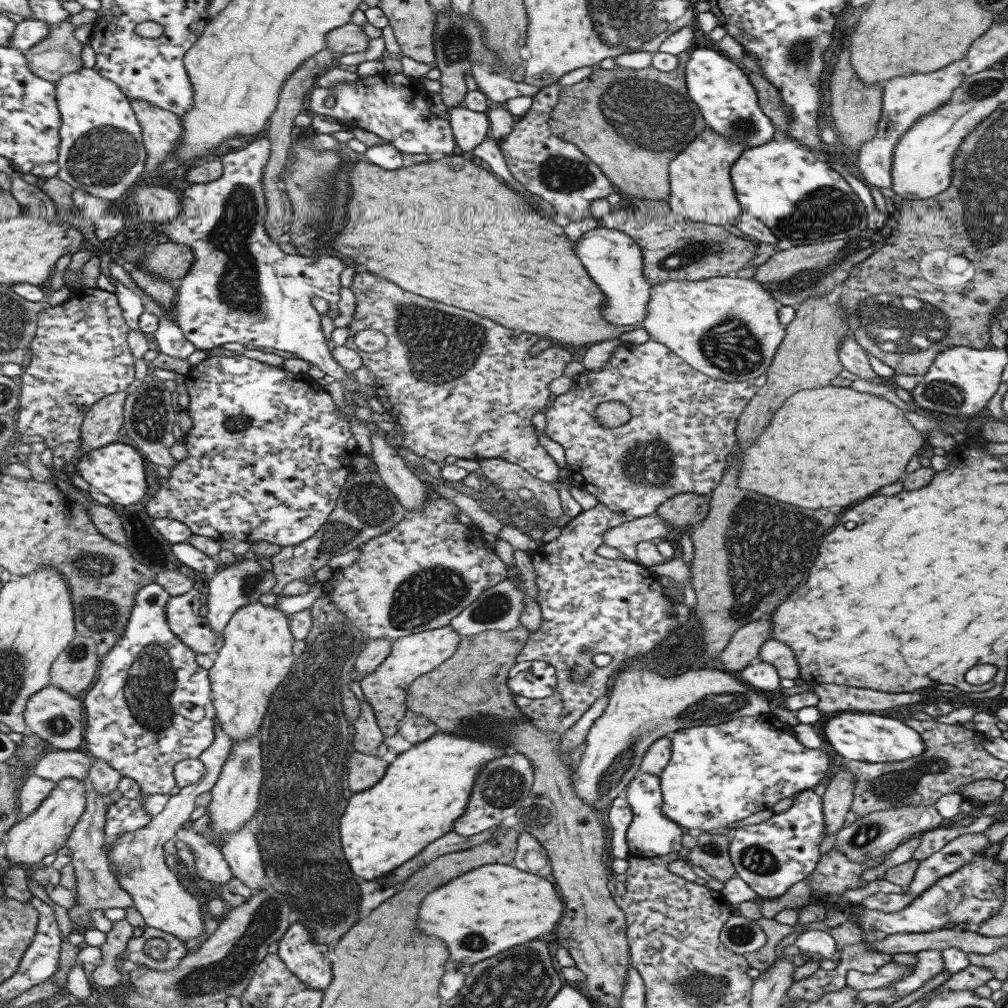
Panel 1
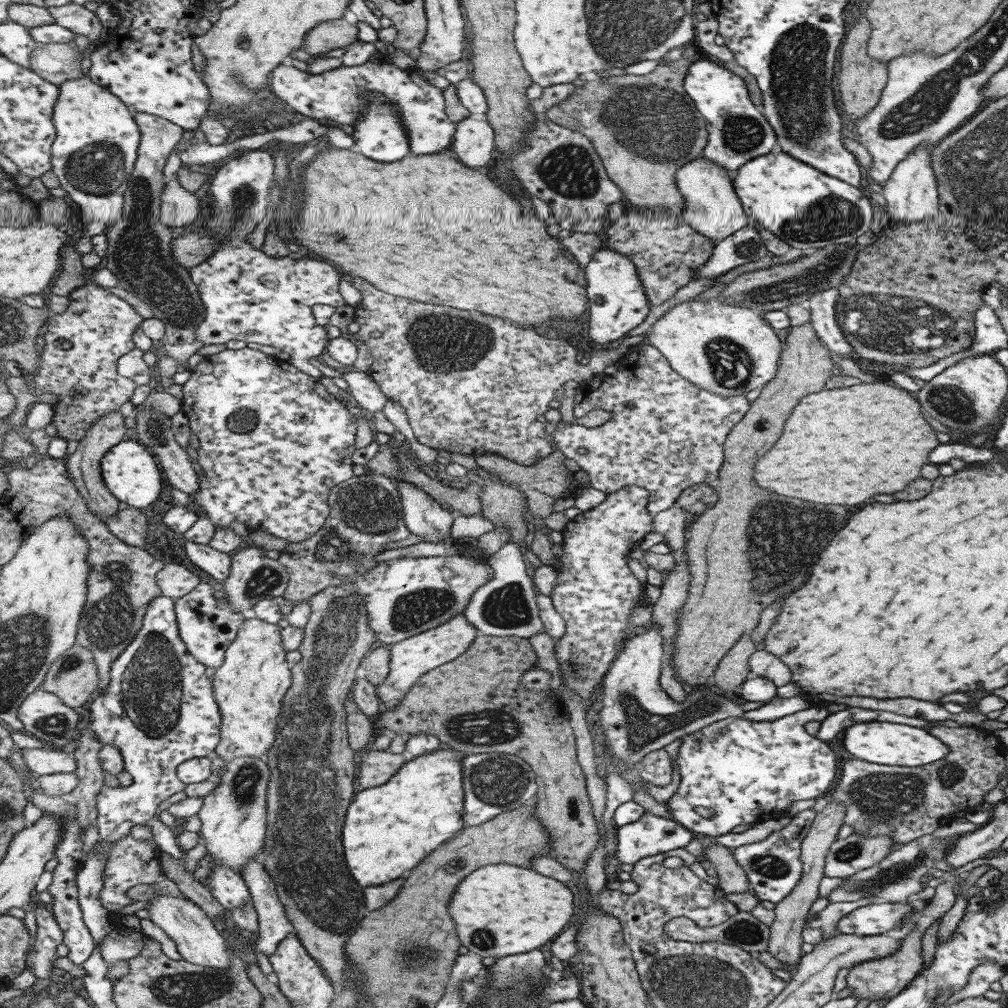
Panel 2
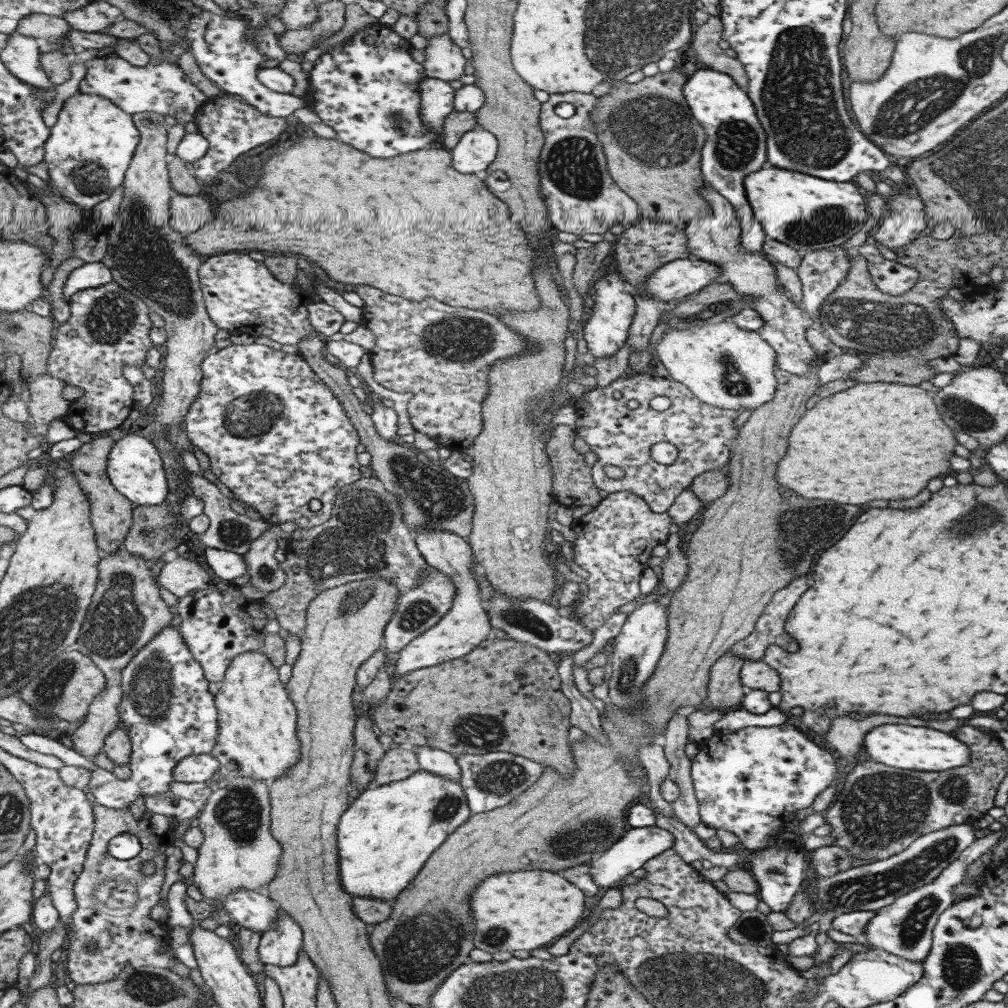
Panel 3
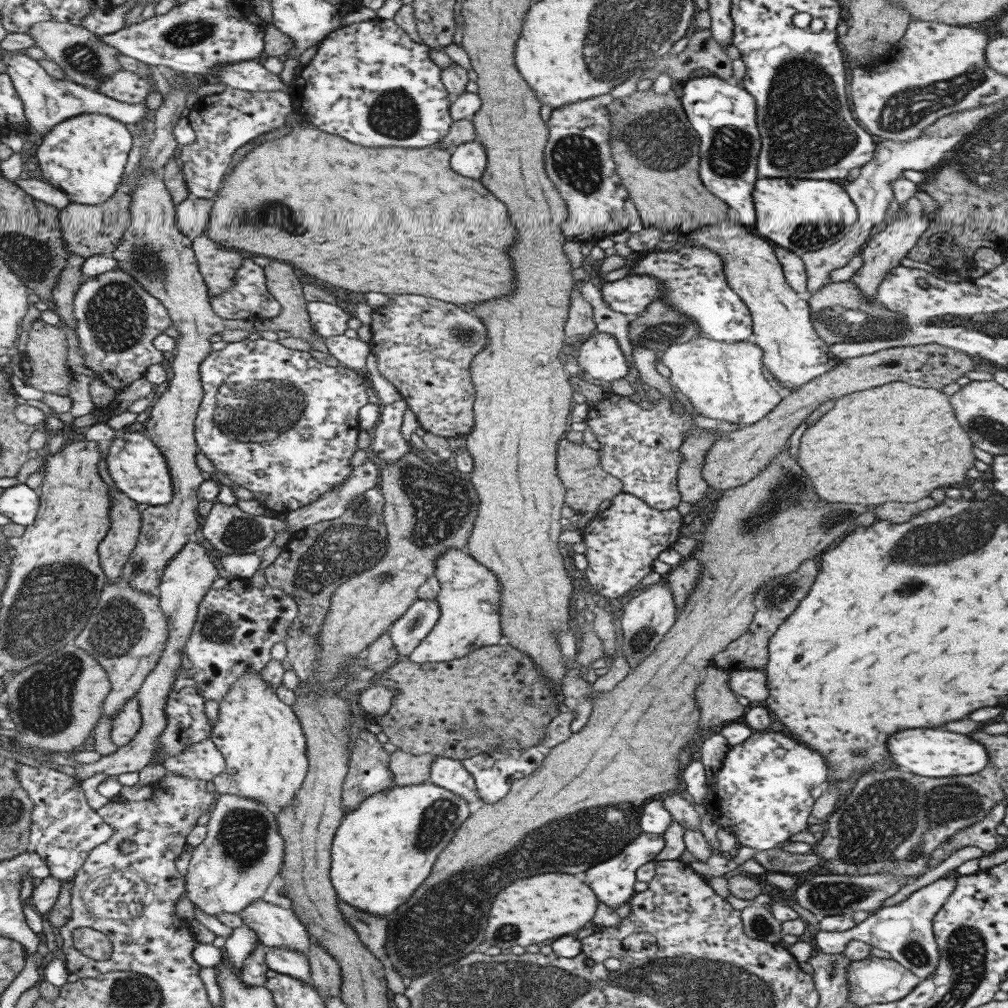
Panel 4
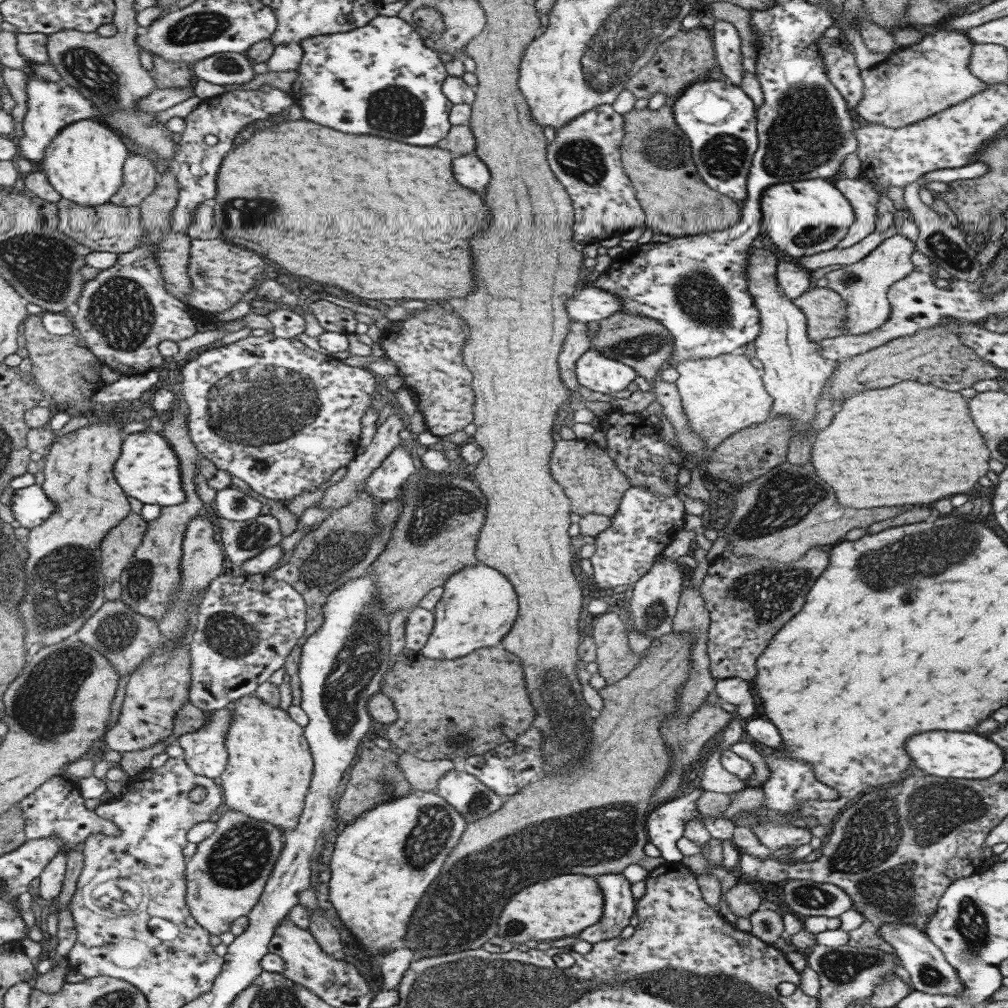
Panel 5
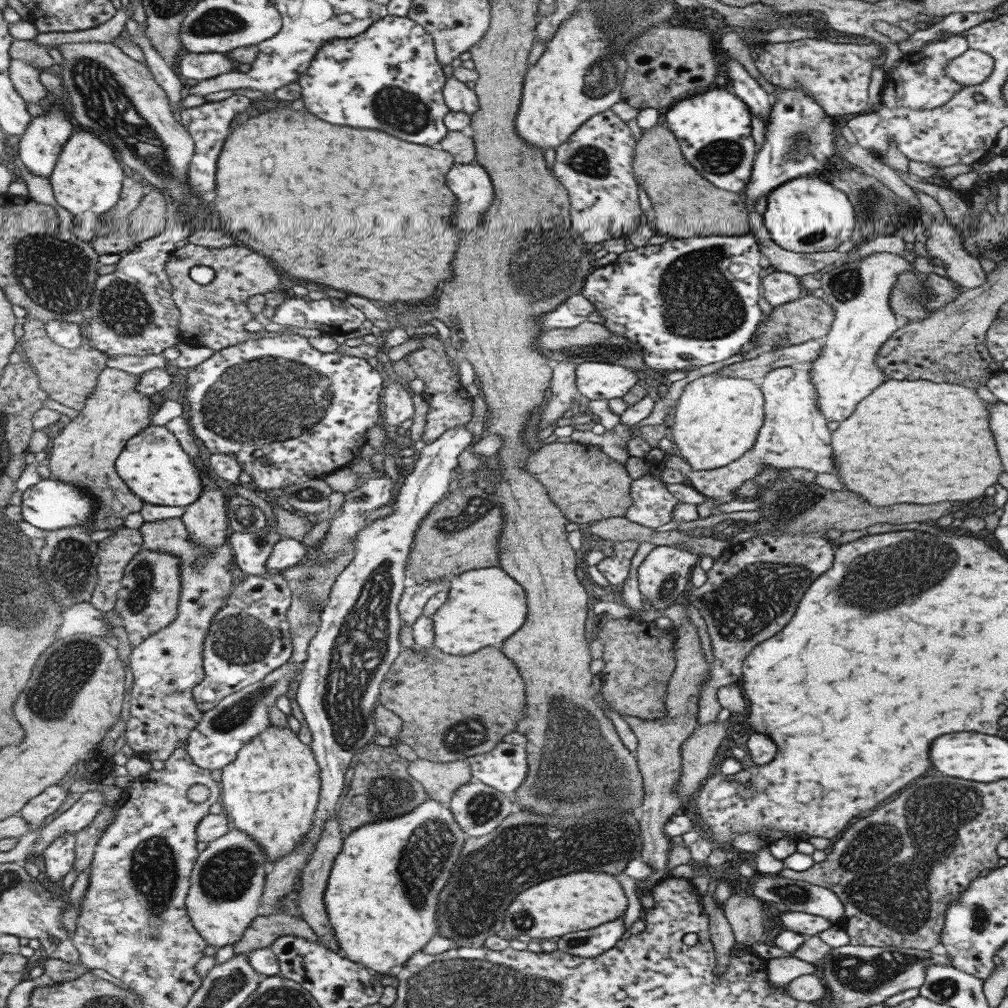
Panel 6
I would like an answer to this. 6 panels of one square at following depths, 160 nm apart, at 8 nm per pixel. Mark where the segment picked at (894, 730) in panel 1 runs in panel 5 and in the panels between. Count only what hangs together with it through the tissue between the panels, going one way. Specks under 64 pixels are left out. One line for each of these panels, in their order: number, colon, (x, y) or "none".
2: (884, 743)
3: (915, 748)
4: (930, 753)
5: (960, 755)

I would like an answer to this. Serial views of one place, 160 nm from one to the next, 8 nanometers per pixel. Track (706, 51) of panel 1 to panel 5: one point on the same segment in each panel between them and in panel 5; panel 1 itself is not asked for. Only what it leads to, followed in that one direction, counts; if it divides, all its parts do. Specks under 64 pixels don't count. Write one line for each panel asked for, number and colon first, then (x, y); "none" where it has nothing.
2: (737, 132)
3: (735, 145)
4: (724, 116)
5: (719, 119)

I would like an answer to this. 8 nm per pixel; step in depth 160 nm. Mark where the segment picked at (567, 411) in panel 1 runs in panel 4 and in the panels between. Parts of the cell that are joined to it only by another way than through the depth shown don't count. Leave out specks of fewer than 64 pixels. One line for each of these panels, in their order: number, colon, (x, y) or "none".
2: (672, 437)
3: (703, 434)
4: (639, 447)

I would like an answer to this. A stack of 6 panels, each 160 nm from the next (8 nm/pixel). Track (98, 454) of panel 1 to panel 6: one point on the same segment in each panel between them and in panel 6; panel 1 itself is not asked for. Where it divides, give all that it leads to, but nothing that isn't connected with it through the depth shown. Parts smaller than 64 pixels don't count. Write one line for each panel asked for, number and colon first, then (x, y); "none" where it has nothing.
2: (131, 471)
3: (136, 469)
4: (138, 467)
5: (149, 470)
6: (156, 468)

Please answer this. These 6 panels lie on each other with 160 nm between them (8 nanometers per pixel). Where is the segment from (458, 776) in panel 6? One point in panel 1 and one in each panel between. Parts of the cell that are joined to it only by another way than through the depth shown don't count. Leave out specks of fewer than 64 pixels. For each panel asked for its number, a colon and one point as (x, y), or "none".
1: (364, 770)
2: (376, 766)
3: (397, 764)
4: (406, 768)
5: (422, 775)

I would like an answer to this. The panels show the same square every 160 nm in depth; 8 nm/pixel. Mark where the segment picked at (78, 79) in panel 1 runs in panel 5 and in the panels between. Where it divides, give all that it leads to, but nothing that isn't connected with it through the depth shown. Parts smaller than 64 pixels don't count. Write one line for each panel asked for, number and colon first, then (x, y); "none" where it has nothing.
2: (97, 147)
3: (92, 145)
4: (85, 157)
5: (85, 163)

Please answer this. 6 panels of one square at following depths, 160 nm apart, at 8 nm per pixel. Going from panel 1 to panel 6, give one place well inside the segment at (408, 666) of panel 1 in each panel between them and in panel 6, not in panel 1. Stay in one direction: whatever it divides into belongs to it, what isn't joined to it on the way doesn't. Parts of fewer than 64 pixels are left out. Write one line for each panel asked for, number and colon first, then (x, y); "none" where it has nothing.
2: (410, 658)
3: (465, 625)
4: (468, 594)
5: (478, 605)
6: (483, 606)

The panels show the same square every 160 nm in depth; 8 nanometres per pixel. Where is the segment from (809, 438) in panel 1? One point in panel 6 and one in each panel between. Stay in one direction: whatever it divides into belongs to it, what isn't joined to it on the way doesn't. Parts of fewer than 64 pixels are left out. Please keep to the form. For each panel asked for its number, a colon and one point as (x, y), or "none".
2: (839, 446)
3: (873, 441)
4: (895, 443)
5: (911, 443)
6: (915, 441)

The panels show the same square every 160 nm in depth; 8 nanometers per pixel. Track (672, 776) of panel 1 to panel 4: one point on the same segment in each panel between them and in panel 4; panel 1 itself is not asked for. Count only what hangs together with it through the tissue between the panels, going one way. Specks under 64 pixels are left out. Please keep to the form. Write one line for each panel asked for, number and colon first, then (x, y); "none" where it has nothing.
2: (745, 771)
3: (750, 782)
4: (762, 792)

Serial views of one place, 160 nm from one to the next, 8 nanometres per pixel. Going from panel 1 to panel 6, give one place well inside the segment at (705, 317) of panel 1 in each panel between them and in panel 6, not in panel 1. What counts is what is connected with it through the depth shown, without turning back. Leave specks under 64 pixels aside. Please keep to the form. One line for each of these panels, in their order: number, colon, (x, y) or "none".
2: (727, 349)
3: (723, 365)
4: (721, 380)
5: (720, 395)
6: (716, 418)

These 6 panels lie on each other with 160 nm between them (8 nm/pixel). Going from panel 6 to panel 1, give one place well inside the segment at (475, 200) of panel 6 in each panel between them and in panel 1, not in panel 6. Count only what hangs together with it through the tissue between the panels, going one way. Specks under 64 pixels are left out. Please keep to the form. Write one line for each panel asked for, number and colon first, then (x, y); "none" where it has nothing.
1: (469, 128)
2: (472, 143)
3: (475, 149)
4: (468, 159)
5: (469, 171)

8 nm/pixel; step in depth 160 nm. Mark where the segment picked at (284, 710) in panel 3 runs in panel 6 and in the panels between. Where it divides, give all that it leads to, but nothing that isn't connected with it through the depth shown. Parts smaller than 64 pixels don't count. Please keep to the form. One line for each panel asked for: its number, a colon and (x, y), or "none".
4: (265, 747)
5: (271, 767)
6: (271, 791)

